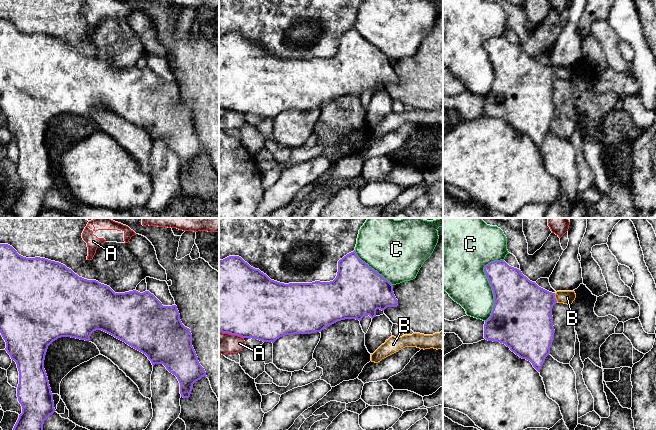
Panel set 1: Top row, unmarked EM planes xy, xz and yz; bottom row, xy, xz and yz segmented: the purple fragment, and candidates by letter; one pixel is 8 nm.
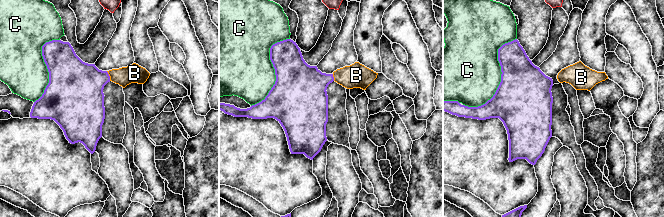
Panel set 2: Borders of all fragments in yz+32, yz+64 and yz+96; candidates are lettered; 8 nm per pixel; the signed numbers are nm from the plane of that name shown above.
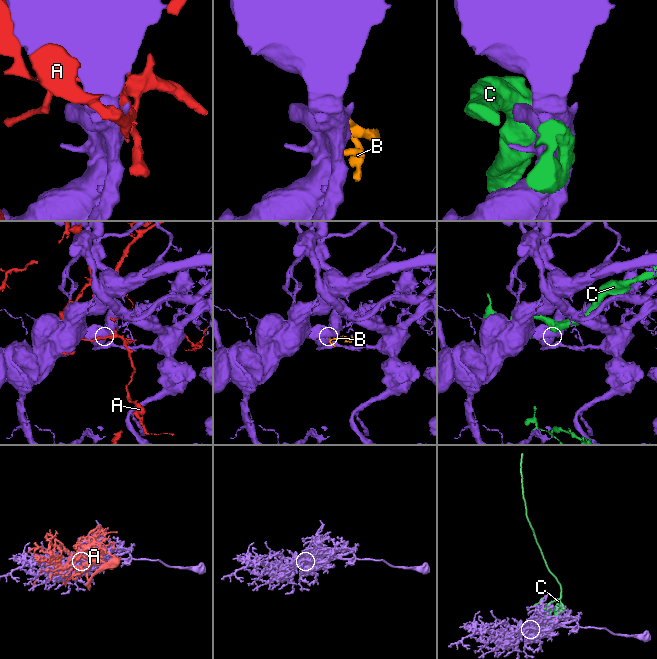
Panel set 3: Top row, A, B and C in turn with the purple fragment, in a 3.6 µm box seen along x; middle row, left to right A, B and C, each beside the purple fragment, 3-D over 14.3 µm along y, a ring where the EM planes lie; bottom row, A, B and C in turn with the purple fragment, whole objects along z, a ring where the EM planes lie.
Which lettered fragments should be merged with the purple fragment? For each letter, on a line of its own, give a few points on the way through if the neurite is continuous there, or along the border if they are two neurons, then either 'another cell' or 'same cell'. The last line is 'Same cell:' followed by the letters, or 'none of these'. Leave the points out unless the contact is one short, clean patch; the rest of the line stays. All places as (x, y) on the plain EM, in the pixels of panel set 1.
A: another cell
B: way yz (525, 84), (554, 73), (567, 73); same cell
C: another cell
Same cell: B

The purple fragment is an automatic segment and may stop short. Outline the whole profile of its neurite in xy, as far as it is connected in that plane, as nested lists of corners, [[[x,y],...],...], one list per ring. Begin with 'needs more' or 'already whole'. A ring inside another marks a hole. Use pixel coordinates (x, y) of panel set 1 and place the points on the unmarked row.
already whole | [[[0,20],[0,109],[6,118],[5,126],[10,131],[11,135],[17,140],[19,147],[19,160],[17,163],[17,173],[18,177],[22,182],[22,189],[13,204],[11,213],[17,218],[36,218],[40,212],[43,210],[43,200],[44,197],[55,188],[53,170],[49,161],[48,153],[44,145],[45,131],[48,122],[55,116],[61,113],[71,113],[80,116],[90,117],[91,110],[96,106],[102,106],[115,114],[125,118],[132,124],[145,130],[151,137],[152,141],[163,140],[166,145],[175,151],[180,159],[180,170],[183,174],[189,174],[190,169],[193,164],[193,160],[200,156],[202,153],[207,153],[204,144],[200,141],[196,128],[192,122],[192,110],[190,105],[185,103],[181,96],[180,90],[176,81],[163,82],[162,79],[149,67],[140,69],[136,66],[125,68],[125,69],[115,69],[109,62],[99,59],[96,56],[87,56],[79,53],[71,45],[67,44],[65,41],[51,37],[45,34],[35,33],[26,34],[17,29],[17,27],[8,20]]]

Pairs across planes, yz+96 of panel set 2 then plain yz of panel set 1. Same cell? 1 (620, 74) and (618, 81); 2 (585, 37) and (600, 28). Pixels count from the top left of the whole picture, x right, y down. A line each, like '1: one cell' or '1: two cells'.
1: two cells
2: two cells

